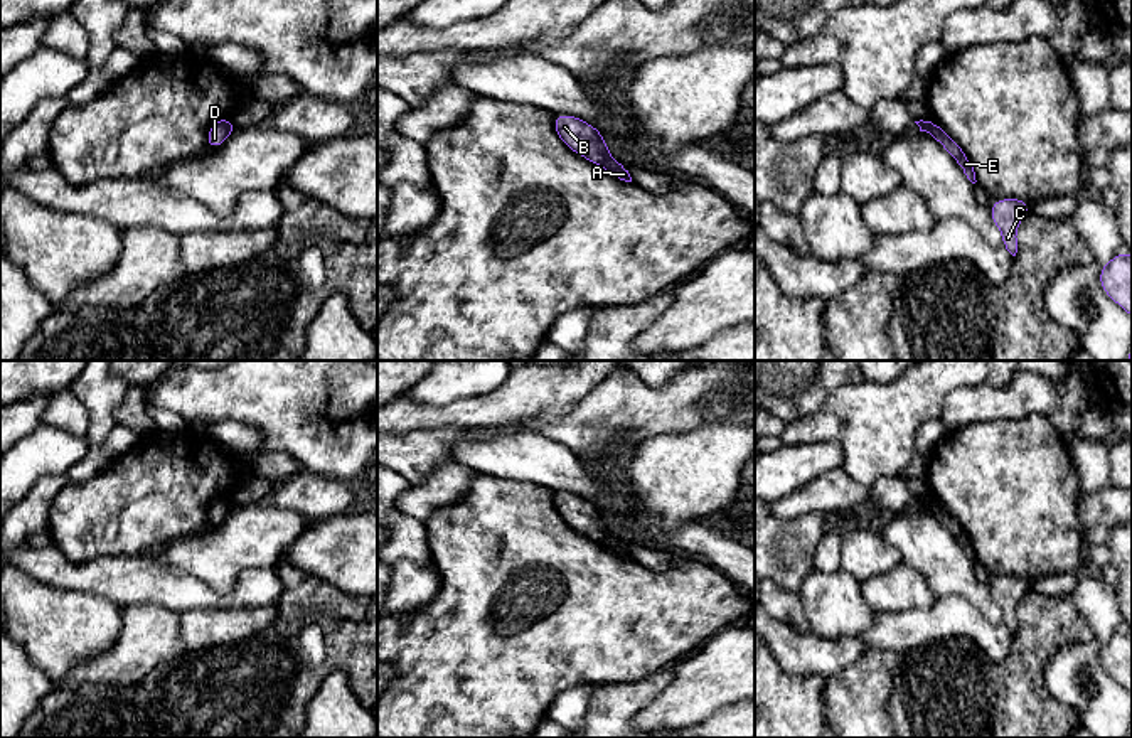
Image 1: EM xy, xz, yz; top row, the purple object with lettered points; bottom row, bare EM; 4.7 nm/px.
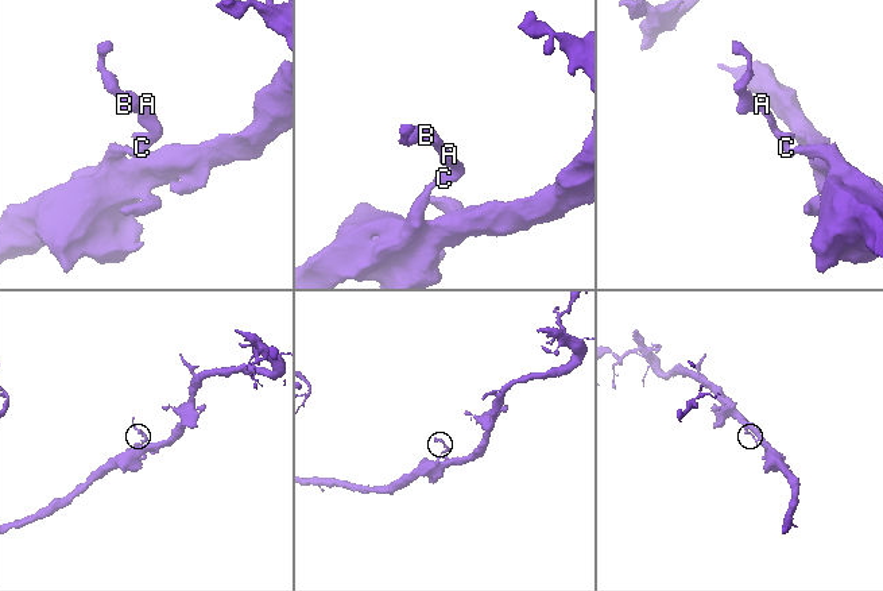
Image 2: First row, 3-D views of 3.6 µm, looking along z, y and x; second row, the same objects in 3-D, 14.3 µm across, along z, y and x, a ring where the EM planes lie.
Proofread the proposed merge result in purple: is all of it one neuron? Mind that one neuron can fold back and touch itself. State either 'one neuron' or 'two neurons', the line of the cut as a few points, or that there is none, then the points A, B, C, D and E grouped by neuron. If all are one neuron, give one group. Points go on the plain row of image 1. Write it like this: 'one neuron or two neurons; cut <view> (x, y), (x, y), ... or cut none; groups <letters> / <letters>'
two neurons; cut xz (610, 534), (600, 543); groups A C E / B D

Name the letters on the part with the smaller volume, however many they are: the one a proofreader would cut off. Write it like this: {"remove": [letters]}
{"remove": ["B", "D"]}

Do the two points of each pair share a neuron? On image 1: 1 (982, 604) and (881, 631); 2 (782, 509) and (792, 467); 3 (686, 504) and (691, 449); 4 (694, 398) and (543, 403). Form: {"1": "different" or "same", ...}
{"1": "different", "2": "different", "3": "same", "4": "different"}

